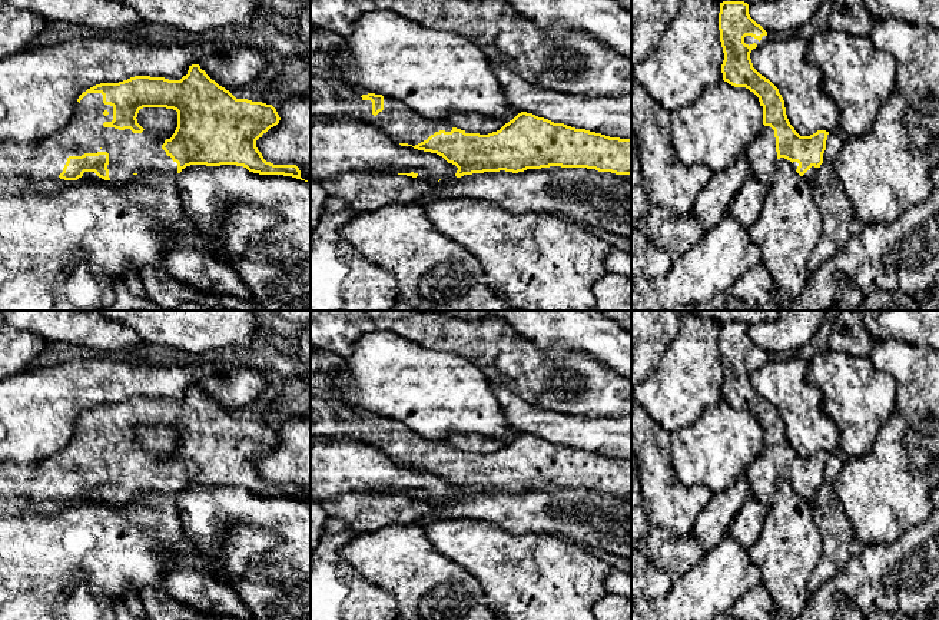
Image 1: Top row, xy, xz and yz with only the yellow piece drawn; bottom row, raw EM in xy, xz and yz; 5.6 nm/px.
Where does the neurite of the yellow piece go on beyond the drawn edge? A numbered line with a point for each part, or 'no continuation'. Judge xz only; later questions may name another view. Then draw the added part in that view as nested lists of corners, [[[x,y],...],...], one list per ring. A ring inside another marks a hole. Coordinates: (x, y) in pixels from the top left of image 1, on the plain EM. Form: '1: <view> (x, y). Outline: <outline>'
1: xz (329, 418). Outline: [[[311,395],[311,444],[316,440],[351,438],[372,444],[396,464],[418,465],[439,451],[451,452],[445,441],[419,437],[411,428],[384,417],[384,431],[372,435],[372,422],[361,417],[372,414],[345,405],[338,399]]]

